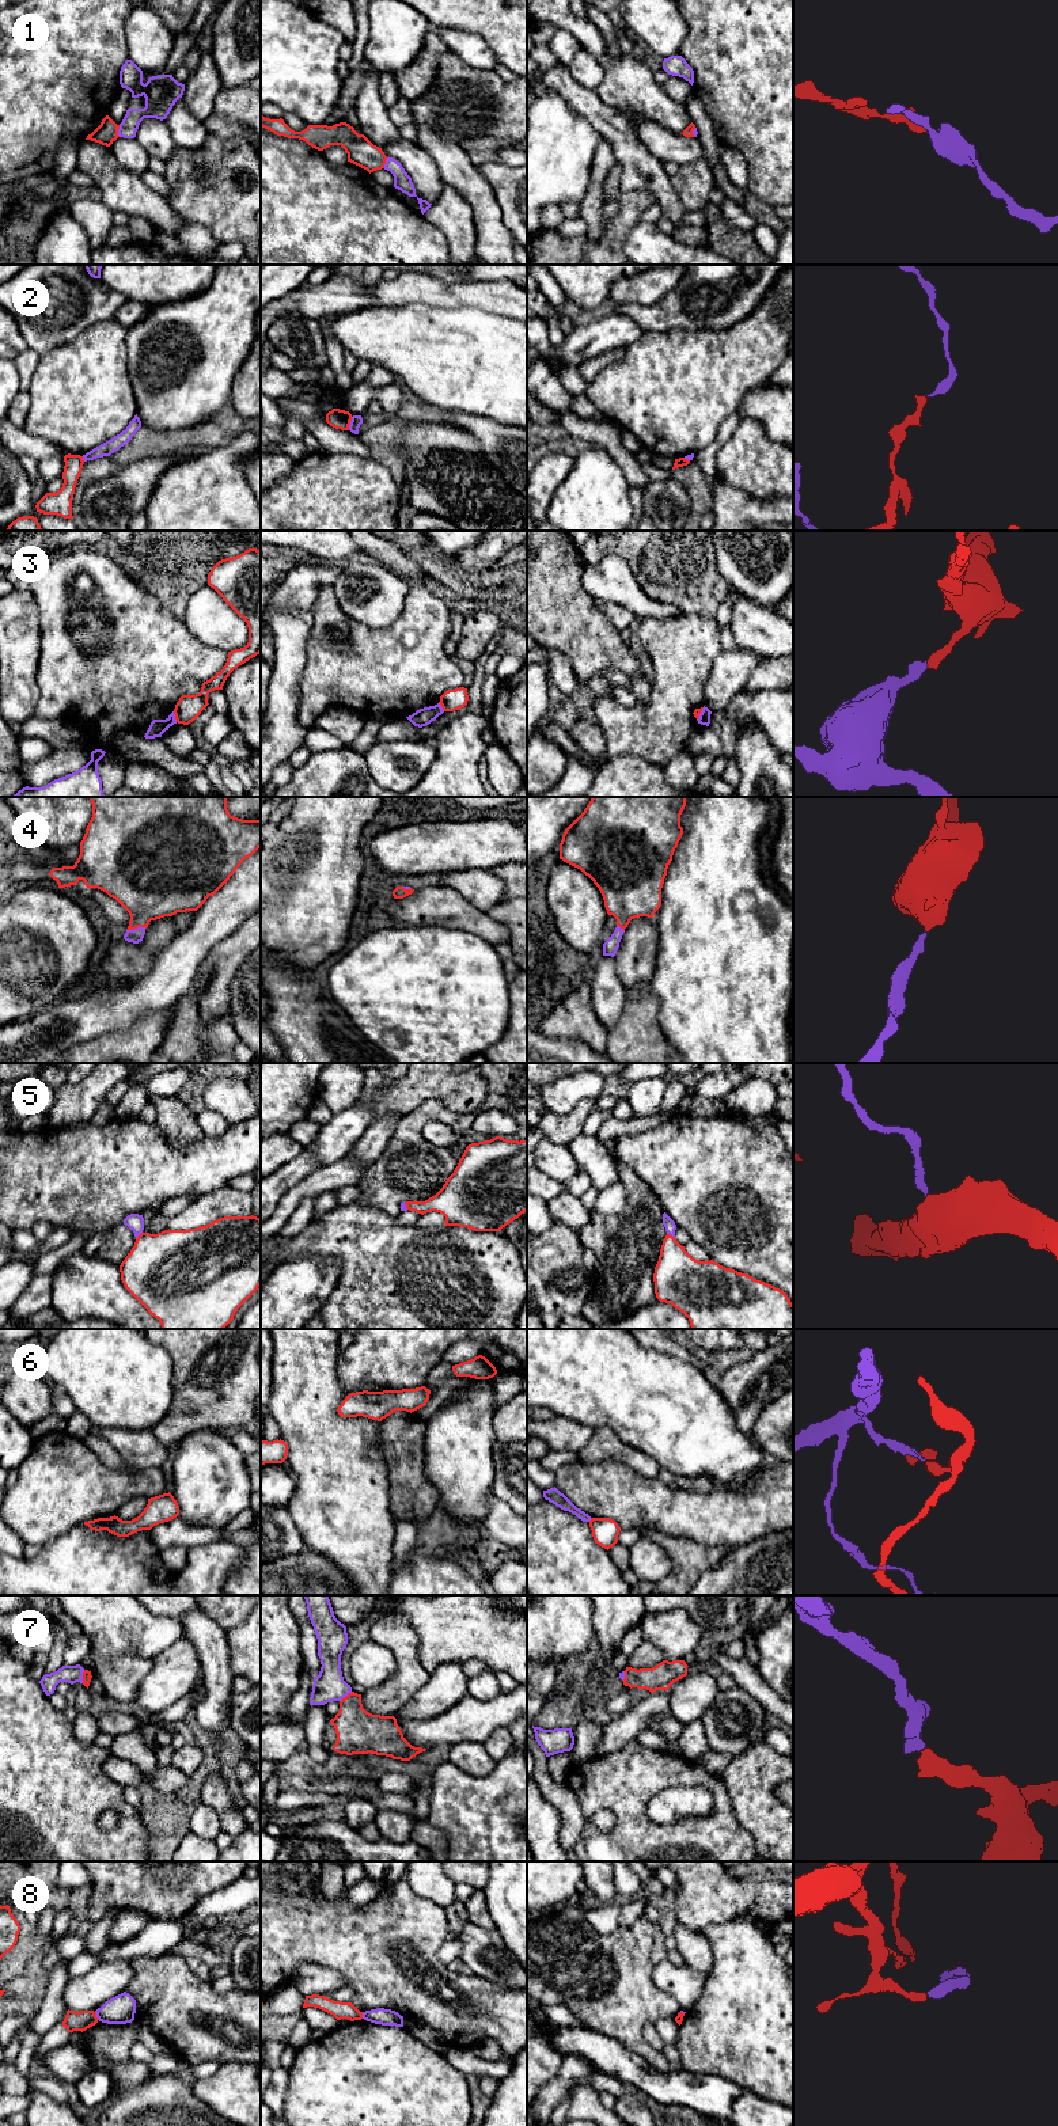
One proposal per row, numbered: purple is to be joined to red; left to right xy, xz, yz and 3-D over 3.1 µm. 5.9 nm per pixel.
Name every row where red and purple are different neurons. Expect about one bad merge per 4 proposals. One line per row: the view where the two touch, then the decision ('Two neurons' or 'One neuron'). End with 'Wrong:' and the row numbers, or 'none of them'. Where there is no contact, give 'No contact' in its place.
1: Touches red in xy. One neuron
2: Touches red in xz. Two neurons
3: Touches red in xy. Two neurons
4: Touches red in xy. One neuron
5: Touches red in xy. One neuron
6: Touches red in yz. Two neurons
7: Touches red in xy. One neuron
8: Touches red in xy. Two neurons
Wrong: 2, 3, 6, 8

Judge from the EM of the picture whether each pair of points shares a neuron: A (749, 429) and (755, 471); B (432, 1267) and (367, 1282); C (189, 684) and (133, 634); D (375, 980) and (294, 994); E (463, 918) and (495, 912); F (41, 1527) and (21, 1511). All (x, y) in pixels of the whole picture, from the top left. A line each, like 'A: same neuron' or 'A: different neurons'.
A: same neuron
B: same neuron
C: different neurons
D: different neurons
E: different neurons
F: same neuron

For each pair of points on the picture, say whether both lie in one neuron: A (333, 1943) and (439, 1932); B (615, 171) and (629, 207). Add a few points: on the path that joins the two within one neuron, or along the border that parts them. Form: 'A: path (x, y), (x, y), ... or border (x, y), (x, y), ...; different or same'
A: path (359, 1943), (383, 1943), (402, 1932), (413, 1932); same
B: path (615, 179), (615, 190), (624, 198); same

